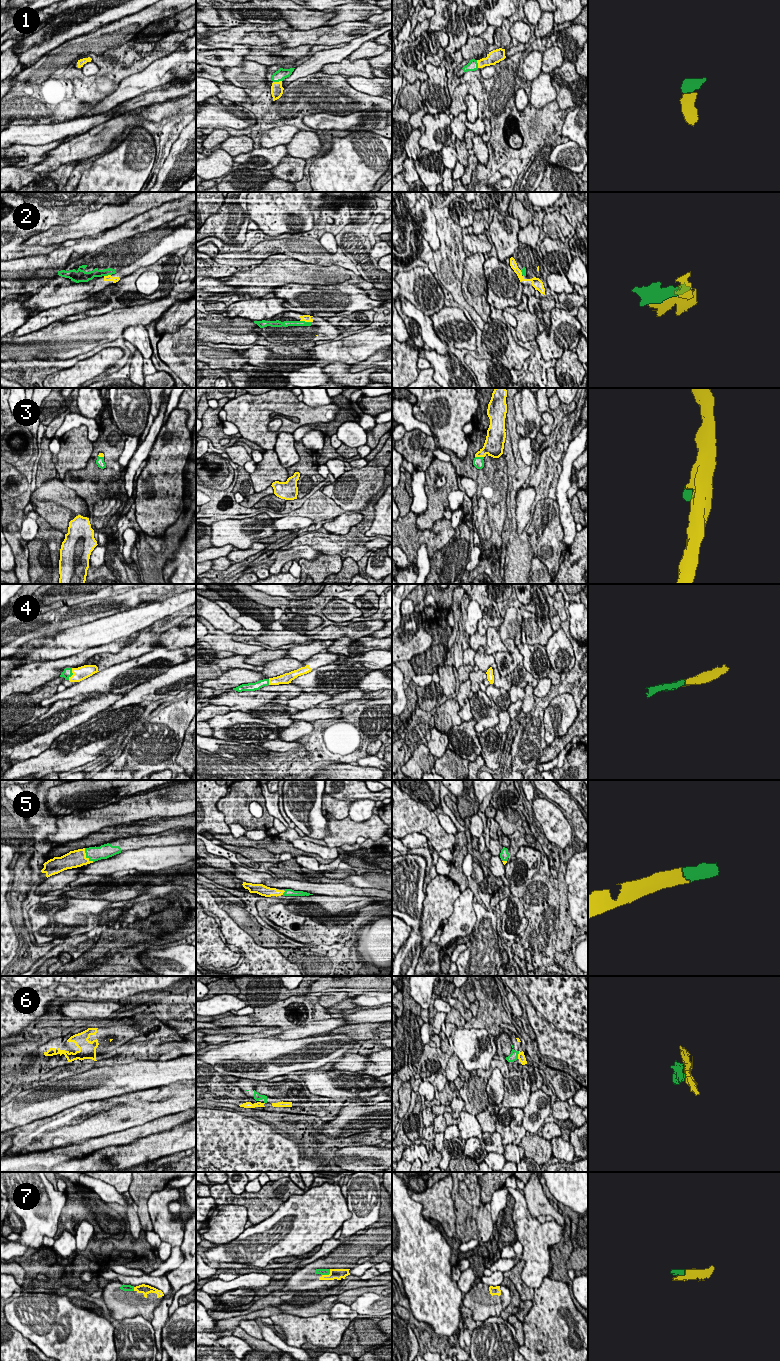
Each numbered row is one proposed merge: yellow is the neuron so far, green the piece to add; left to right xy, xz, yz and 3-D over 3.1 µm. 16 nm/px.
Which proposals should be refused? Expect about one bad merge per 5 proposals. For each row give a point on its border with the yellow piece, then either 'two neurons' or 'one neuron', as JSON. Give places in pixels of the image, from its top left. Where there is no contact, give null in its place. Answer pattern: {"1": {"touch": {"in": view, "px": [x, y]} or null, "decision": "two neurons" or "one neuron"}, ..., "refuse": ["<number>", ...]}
{"1": {"touch": {"in": "xz", "px": [277, 82]}, "decision": "one neuron"}, "2": {"touch": {"in": "xz", "px": [306, 321]}, "decision": "one neuron"}, "3": {"touch": {"in": "yz", "px": [479, 456]}, "decision": "one neuron"}, "4": {"touch": {"in": "xy", "px": [73, 674]}, "decision": "one neuron"}, "5": {"touch": {"in": "xy", "px": [85, 856]}, "decision": "one neuron"}, "6": {"touch": {"in": "yz", "px": [518, 1055]}, "decision": "one neuron"}, "7": {"touch": {"in": "xz", "px": [327, 1275]}, "decision": "one neuron"}, "refuse": []}

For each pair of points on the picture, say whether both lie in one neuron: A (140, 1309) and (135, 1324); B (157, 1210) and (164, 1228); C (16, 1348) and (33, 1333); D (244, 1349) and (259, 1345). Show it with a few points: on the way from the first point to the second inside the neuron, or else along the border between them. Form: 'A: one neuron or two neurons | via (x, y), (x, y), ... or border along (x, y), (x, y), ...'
A: two neurons | border along (120, 1320), (126, 1317), (142, 1316), (150, 1322)
B: one neuron | via (159, 1214), (164, 1224)
C: two neurons | border along (10, 1325), (41, 1350)
D: two neurons | border along (233, 1334), (243, 1339), (253, 1349)

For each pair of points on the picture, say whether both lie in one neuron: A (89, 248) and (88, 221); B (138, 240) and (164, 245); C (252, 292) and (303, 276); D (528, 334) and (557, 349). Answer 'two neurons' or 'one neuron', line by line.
A: two neurons
B: one neuron
C: one neuron
D: two neurons

